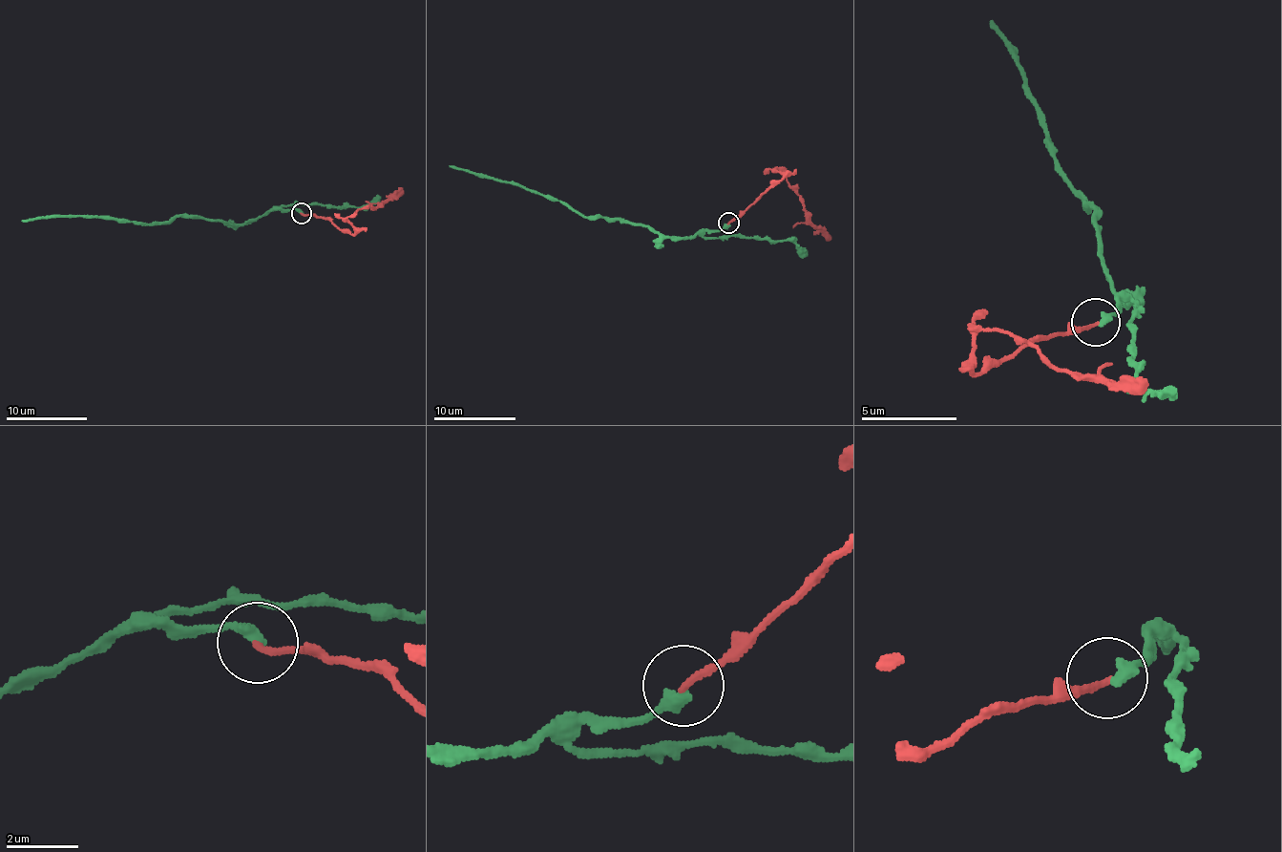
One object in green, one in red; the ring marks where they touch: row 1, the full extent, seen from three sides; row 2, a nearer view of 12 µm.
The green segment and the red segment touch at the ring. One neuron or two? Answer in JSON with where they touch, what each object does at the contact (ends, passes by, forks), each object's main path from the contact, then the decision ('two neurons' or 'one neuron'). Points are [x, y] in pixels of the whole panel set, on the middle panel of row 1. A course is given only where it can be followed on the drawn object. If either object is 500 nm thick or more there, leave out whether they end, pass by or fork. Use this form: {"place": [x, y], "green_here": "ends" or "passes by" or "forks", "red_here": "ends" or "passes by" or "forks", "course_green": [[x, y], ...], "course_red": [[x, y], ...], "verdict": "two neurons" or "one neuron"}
{"place": [728, 223], "green_here": "ends", "red_here": "ends", "course_green": [[728, 223], [682, 238], [662, 235], [646, 225], [581, 216], [538, 192], [449, 165]], "course_red": [[728, 222], [782, 180], [784, 175], [776, 168], [785, 173], [810, 214], [810, 223], [828, 241]], "verdict": "one neuron"}

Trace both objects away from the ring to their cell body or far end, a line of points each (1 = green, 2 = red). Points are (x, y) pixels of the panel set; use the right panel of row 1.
1: (1099, 321), (1114, 313), (1116, 293), (1125, 296), (1100, 263), (1085, 194), (1053, 159), (1016, 48), (989, 19)
2: (1094, 321), (1040, 338), (980, 372), (971, 327), (1032, 341), (1051, 367), (1103, 375), (1131, 388), (1149, 383)

